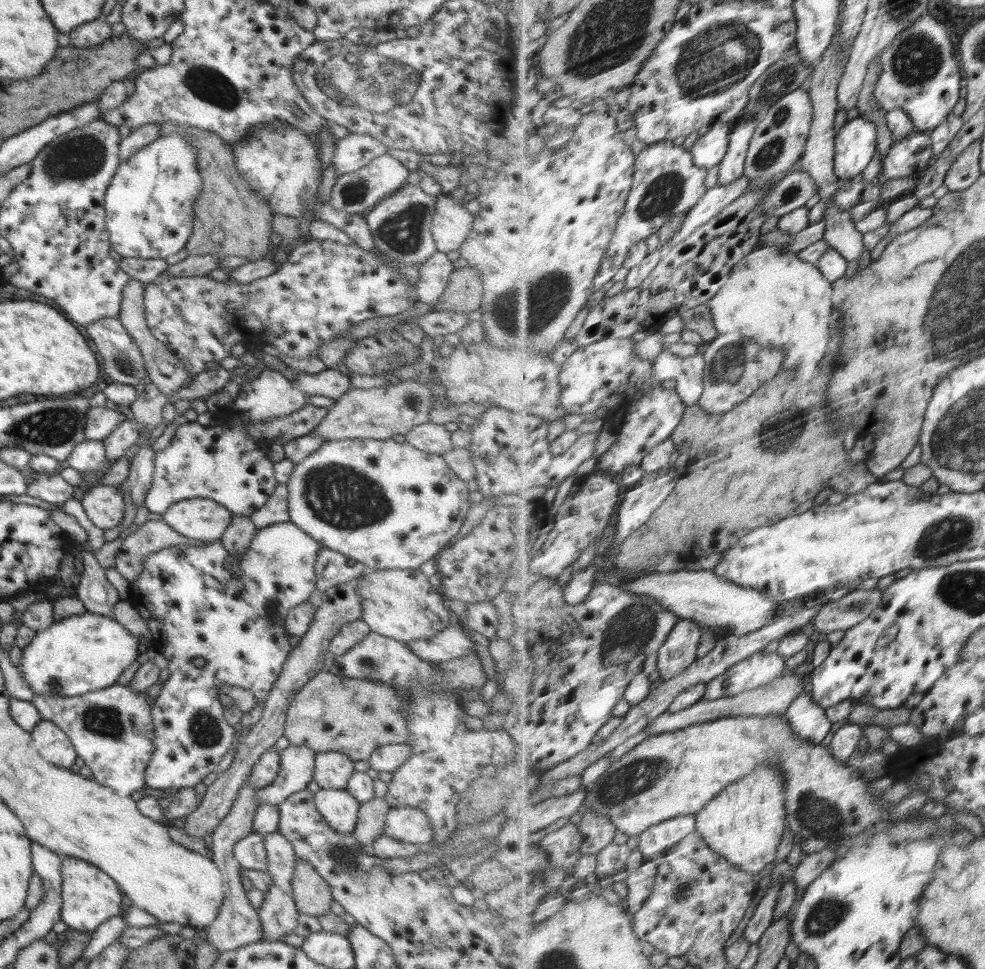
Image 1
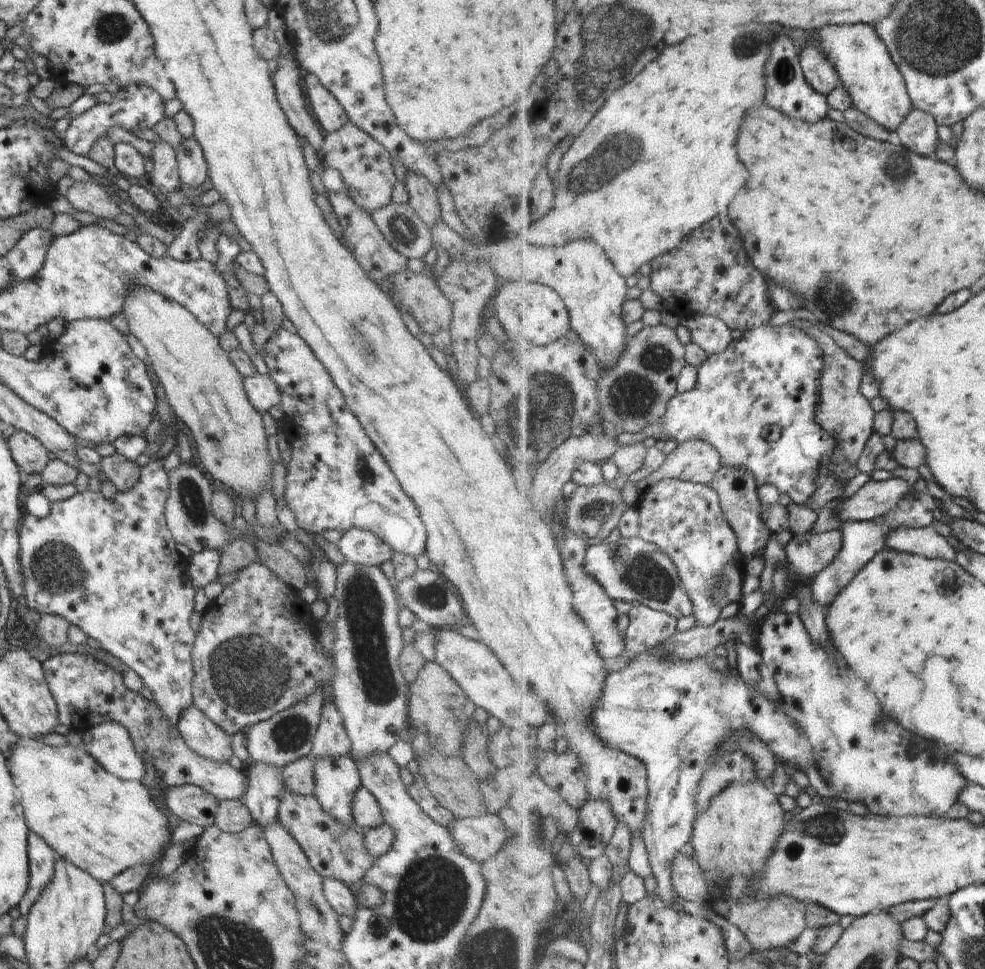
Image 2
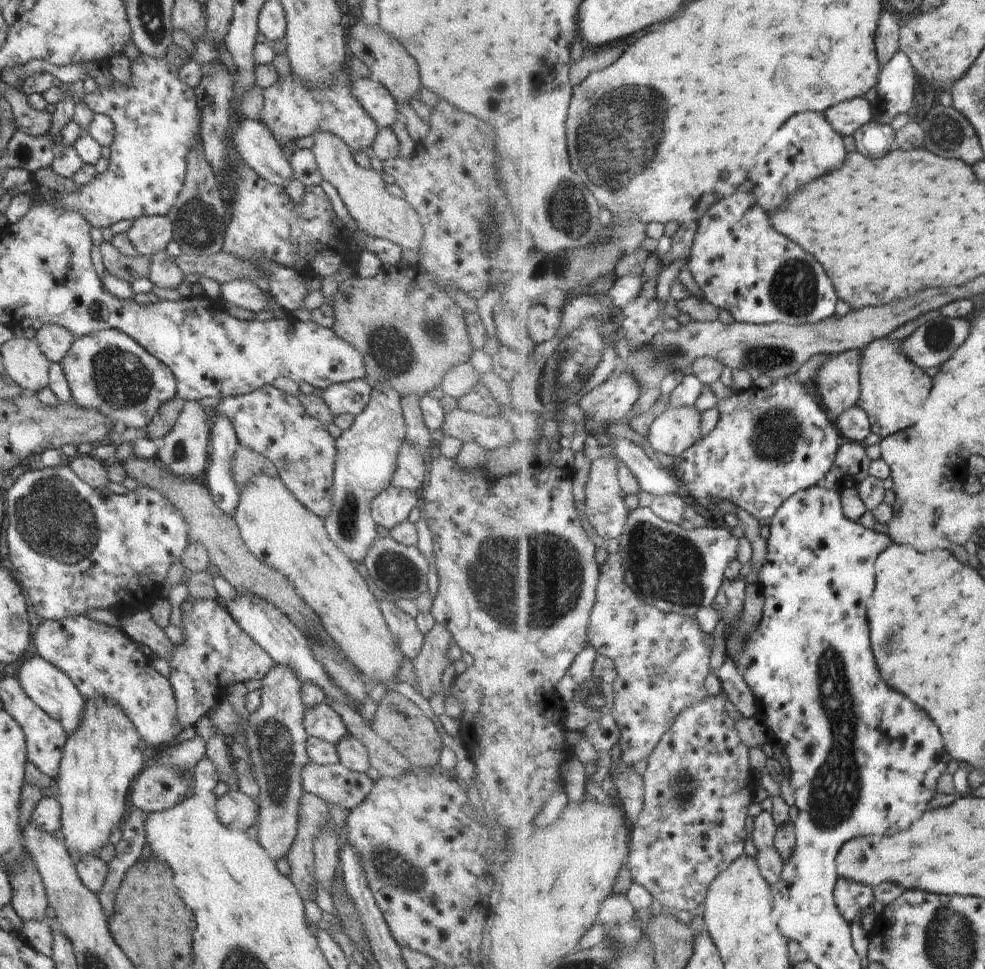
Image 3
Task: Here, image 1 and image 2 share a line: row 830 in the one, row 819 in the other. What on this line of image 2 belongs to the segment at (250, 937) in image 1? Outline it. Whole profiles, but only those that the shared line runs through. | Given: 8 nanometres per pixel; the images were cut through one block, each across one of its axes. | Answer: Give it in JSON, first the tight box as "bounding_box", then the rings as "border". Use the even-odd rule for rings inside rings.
{"bounding_box":[213,799,252,833],"border":[[[238,799],[218,801],[217,816],[213,824],[222,832],[242,833],[252,823],[250,811]]]}

